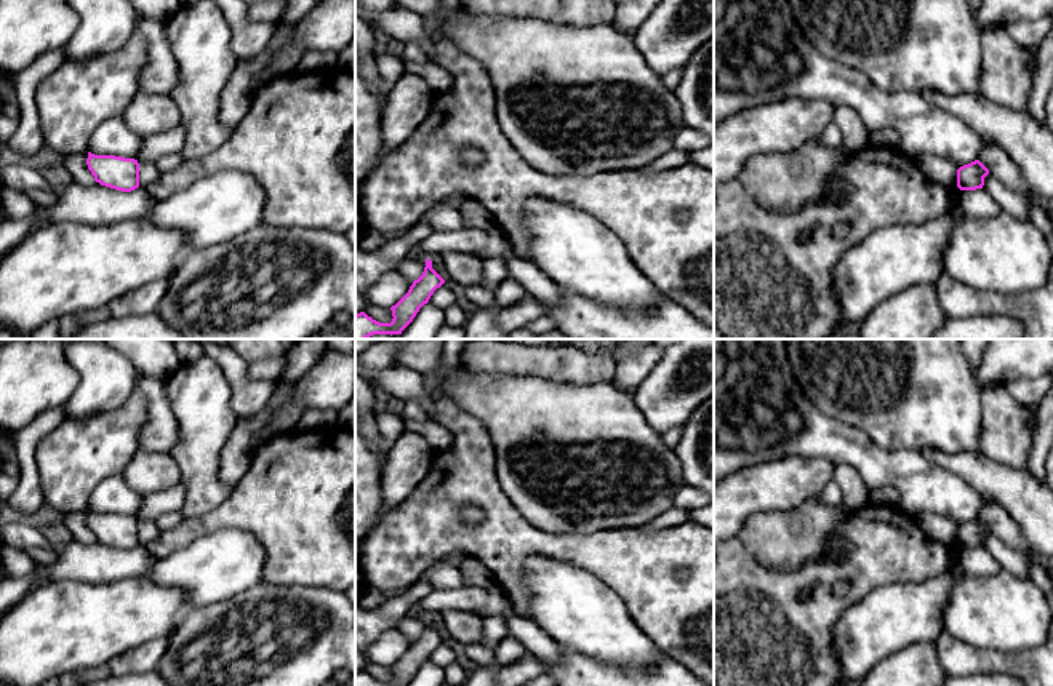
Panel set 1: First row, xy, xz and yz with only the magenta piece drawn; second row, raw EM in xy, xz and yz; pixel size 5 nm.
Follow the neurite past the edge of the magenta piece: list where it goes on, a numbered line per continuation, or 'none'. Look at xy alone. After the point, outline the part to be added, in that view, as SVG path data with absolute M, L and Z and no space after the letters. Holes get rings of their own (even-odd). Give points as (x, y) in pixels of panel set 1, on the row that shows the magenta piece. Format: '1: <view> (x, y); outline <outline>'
none

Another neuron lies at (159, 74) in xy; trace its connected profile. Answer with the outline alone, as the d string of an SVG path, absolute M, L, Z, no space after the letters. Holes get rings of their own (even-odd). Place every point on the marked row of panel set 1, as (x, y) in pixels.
M141 19L138 29L147 43L147 62L139 75L139 93L168 94L179 78L166 30L158 19Z

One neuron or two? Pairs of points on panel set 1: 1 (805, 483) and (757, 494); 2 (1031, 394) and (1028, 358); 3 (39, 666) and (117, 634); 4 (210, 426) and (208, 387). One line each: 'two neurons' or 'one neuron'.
1: one neuron
2: two neurons
3: one neuron
4: one neuron

